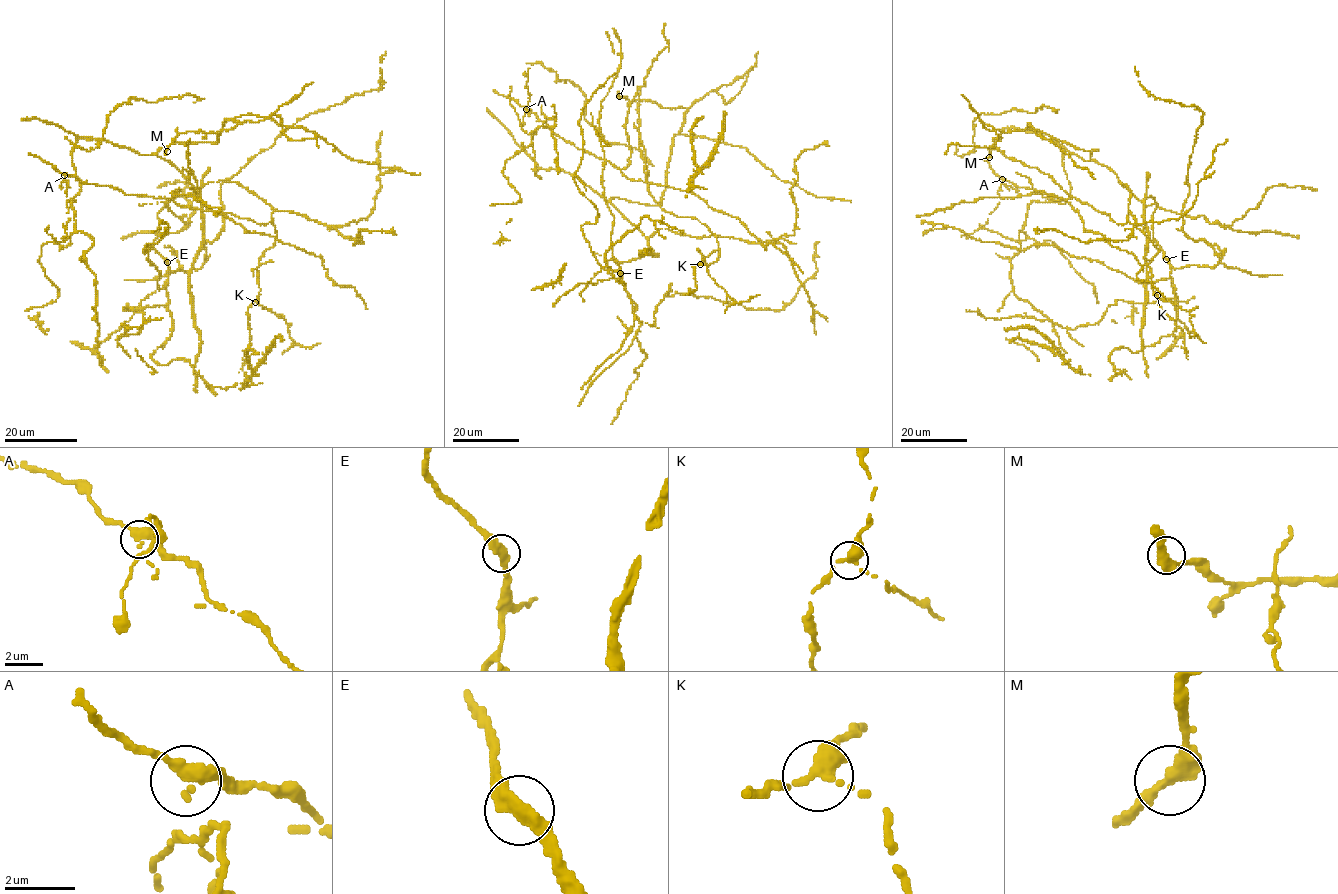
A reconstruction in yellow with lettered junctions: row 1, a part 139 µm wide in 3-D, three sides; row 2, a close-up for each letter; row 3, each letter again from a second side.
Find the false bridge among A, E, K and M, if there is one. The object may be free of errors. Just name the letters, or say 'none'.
none

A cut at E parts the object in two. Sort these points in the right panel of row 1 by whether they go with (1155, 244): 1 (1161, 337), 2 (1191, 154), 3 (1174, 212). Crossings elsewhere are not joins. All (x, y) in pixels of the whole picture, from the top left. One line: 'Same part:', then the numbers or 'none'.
Same part: 3

